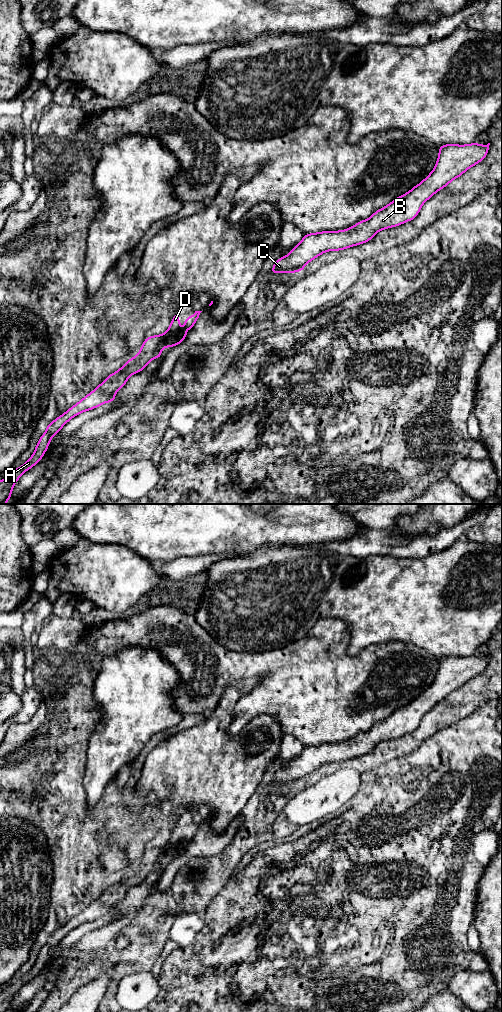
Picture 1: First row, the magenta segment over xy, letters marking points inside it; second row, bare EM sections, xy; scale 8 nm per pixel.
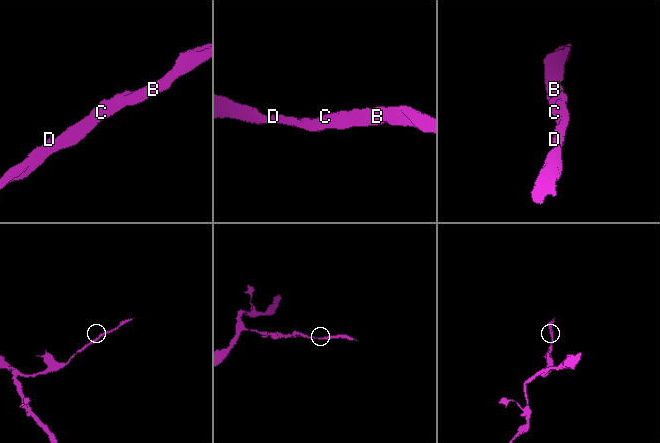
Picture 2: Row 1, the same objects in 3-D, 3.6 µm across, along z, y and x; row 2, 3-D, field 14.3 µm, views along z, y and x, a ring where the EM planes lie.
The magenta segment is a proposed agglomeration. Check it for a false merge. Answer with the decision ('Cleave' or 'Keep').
Keep

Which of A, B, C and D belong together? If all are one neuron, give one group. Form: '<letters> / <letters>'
A B C D

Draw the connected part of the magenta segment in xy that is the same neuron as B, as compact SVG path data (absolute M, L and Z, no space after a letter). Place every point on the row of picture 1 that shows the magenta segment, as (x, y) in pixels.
M471 143L439 146L439 156L433 171L409 192L375 211L369 219L346 230L304 234L302 241L287 256L279 258L269 272L302 272L308 262L326 251L342 251L366 243L380 230L413 220L425 201L467 169L481 162L488 154L489 145Z

